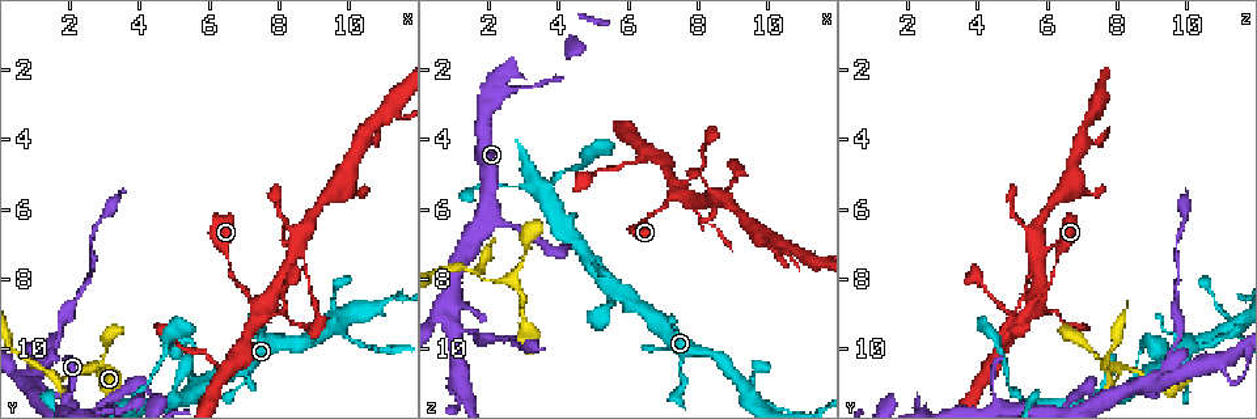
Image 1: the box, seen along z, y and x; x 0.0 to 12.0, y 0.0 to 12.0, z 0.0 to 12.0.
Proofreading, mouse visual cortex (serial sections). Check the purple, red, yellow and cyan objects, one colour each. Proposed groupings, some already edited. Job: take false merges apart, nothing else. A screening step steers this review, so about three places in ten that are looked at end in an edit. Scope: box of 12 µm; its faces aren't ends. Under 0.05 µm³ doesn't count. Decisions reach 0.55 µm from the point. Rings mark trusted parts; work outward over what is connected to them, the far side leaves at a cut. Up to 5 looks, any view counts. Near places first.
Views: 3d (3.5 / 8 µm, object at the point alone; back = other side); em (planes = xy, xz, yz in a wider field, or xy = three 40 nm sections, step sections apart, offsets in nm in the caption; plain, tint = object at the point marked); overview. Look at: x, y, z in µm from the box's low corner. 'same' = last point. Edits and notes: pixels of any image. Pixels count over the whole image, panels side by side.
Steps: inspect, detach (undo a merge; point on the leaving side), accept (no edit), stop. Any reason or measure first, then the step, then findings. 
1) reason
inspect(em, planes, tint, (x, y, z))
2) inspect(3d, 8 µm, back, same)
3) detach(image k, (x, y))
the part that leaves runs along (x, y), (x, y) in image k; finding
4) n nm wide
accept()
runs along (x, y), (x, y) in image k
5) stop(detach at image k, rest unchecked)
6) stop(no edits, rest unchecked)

abrupt turn
inspect(3d, 3.5 µm, (4.9, 11.1, 7.6))

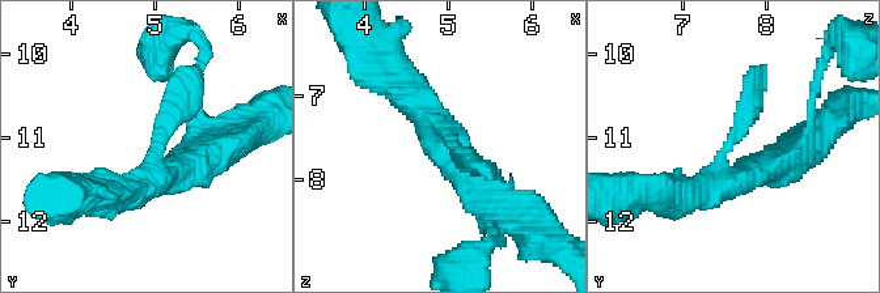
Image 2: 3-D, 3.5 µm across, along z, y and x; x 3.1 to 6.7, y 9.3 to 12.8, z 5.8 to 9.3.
inspect(em, xy, step 2, tint, (5.00, 11.05, 7.60))

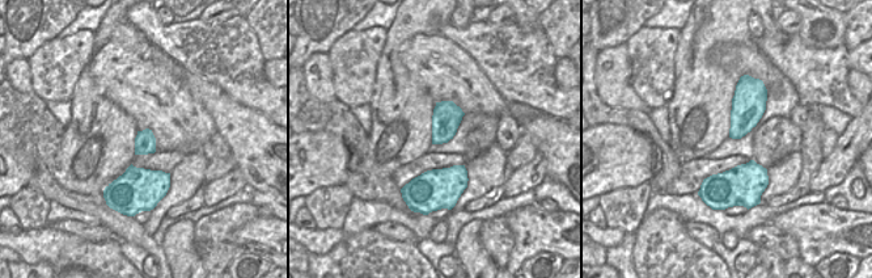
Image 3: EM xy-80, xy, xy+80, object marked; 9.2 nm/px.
accept()
runs along (180, 168), (197, 71) in image 2; all the same cell

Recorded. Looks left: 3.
three arms meet
inspect(3d, 3.5 µm, (1.7, 11.0, 7.9))

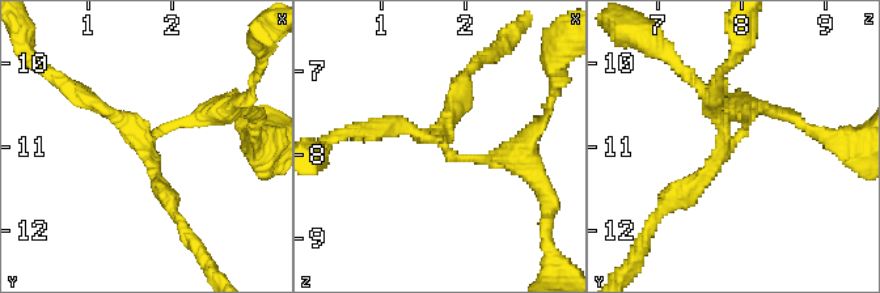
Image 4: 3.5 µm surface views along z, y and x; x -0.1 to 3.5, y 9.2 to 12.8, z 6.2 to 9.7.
3 arms; arms of 200, 200, 200 nm
inspect(em, xy, step 1, tint, (1.70, 10.95, 7.85))

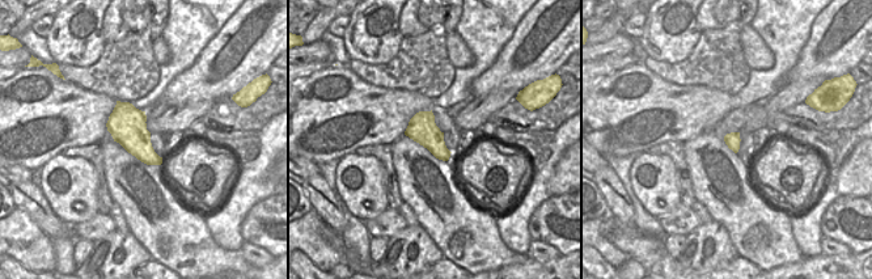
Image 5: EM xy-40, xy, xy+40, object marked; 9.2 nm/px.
accept()
runs along (512, 156), (460, 160), (403, 126), (372, 130) in image 4; all the same cell

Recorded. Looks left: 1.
stop(no edits, rest unchecked)

